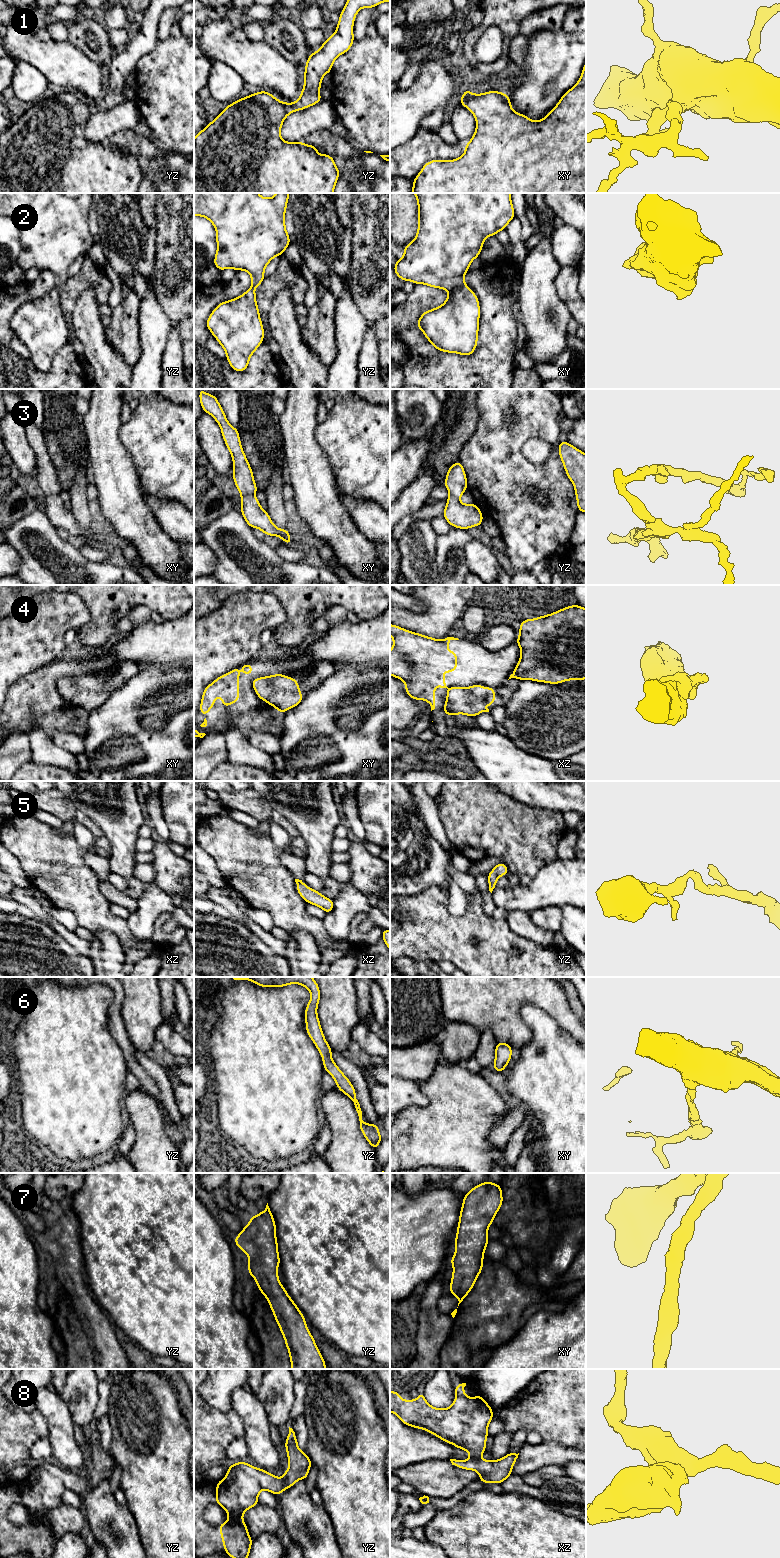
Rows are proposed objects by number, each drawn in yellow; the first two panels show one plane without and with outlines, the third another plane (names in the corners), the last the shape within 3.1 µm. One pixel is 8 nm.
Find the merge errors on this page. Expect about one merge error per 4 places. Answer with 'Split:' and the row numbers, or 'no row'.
Split: 4, 8

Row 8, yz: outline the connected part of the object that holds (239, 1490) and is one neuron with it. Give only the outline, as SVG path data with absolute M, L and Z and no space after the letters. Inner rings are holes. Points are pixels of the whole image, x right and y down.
M244 1461L229 1465L225 1478L216 1484L216 1504L222 1506L229 1515L228 1520L220 1524L218 1528L224 1545L224 1552L231 1558L248 1558L249 1556L253 1540L249 1536L248 1528L242 1516L248 1509L259 1503L258 1496L261 1490L267 1490L275 1496L281 1495L285 1490L283 1480Z

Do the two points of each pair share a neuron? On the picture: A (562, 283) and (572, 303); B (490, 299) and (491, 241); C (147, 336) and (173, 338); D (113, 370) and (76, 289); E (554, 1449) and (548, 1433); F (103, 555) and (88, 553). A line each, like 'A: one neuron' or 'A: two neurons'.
A: one neuron
B: two neurons
C: two neurons
D: two neurons
E: two neurons
F: one neuron

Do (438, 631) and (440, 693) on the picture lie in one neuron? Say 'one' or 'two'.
two

